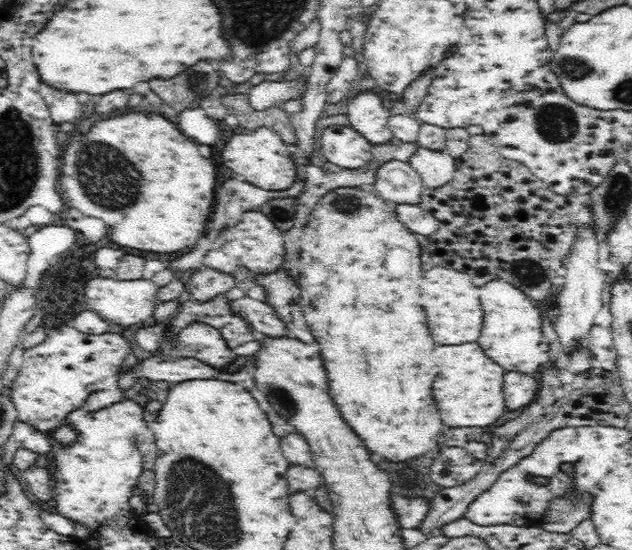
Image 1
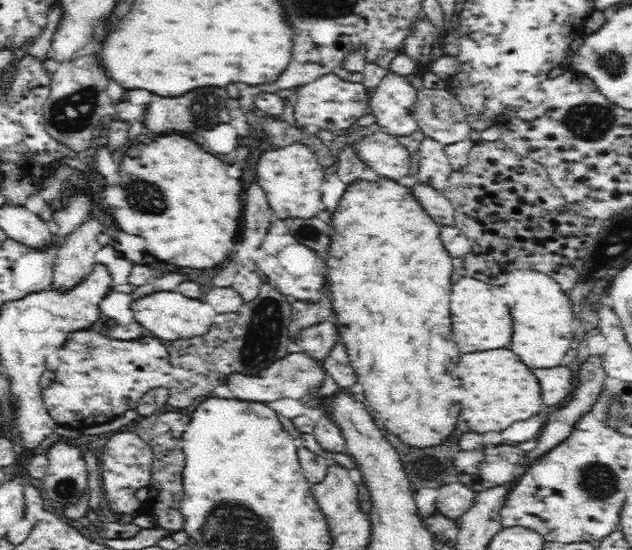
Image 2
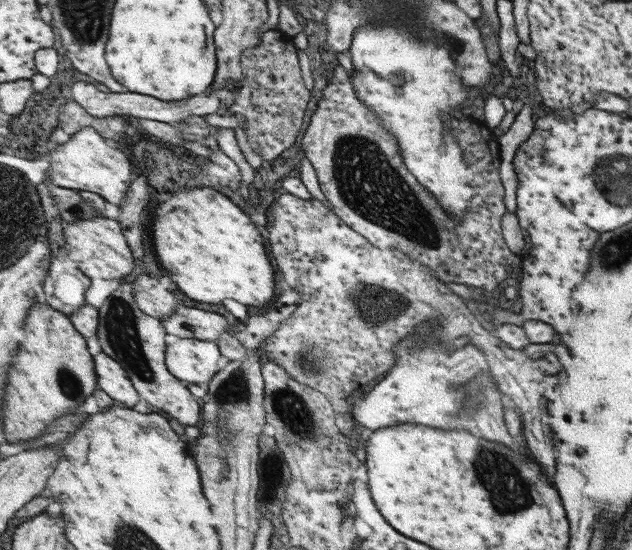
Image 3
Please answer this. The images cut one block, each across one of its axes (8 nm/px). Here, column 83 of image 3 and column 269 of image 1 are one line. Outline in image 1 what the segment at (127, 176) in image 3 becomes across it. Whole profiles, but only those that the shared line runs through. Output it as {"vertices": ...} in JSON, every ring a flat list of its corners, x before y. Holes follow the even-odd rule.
{"vertices":[[266,127,251,129,248,134,232,134,220,146,222,162,242,176,242,180,264,190,283,189,294,182,293,164,288,156,286,143]]}

